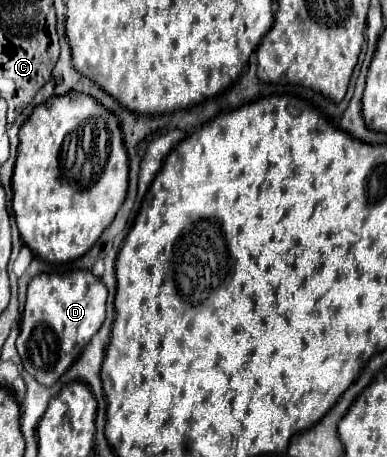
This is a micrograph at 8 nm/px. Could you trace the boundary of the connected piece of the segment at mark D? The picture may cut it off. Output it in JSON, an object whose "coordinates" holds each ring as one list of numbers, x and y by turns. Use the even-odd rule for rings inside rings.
{"coordinates":[[88,270,64,274,38,274,28,284,24,322,16,340,24,368,44,386,52,386,74,364,84,346,106,320,108,290]]}

